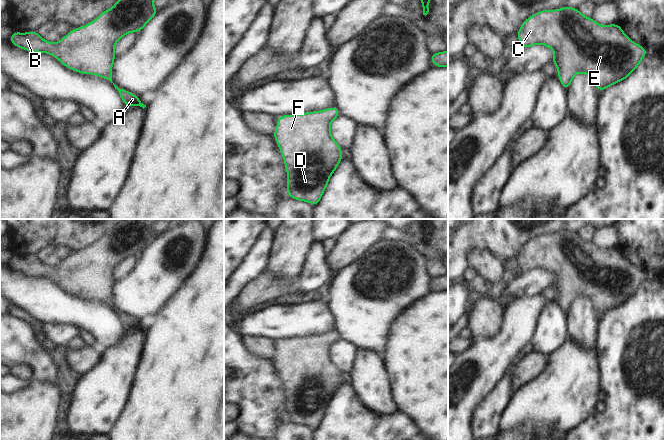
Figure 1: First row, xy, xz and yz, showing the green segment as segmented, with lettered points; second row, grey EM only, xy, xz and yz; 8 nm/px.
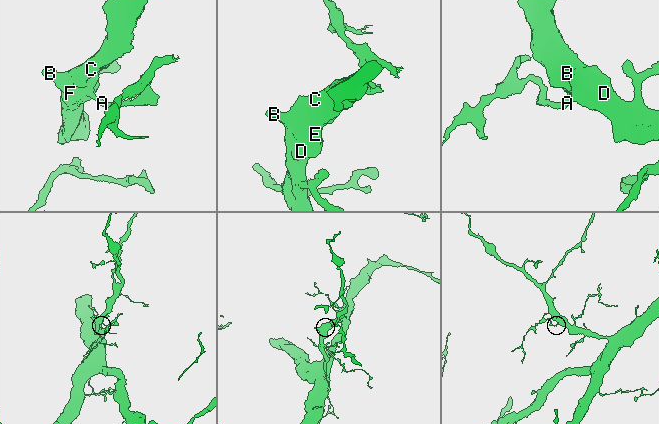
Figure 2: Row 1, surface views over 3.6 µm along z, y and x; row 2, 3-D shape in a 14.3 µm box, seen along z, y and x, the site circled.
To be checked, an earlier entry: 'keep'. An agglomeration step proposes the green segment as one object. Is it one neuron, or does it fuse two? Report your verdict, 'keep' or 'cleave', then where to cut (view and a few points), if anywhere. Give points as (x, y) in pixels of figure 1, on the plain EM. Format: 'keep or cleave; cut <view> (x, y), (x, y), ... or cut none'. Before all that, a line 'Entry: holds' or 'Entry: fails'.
Entry: holds
keep; cut none

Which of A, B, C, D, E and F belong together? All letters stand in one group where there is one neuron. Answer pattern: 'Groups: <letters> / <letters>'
Groups: A B C D E F

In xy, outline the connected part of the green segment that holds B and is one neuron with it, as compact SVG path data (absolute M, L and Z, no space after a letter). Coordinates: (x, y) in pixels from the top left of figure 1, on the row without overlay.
M125 219L113 232L103 235L93 246L71 254L57 267L42 263L38 256L13 256L10 265L31 276L49 277L67 292L95 298L109 304L127 330L146 331L136 319L112 306L115 267L129 256L139 256L159 234L153 230L157 219Z

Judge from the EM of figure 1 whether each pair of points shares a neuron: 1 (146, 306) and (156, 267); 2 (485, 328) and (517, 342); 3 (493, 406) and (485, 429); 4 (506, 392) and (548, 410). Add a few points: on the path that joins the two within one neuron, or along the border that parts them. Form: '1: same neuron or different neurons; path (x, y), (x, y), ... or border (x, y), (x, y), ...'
1: same neuron; path (146, 296), (146, 288), (155, 277)
2: different neurons; border (502, 310), (501, 328), (493, 336), (473, 338)
3: same neuron; path (489, 412), (485, 423)
4: different neurons; border (513, 393), (501, 415)

